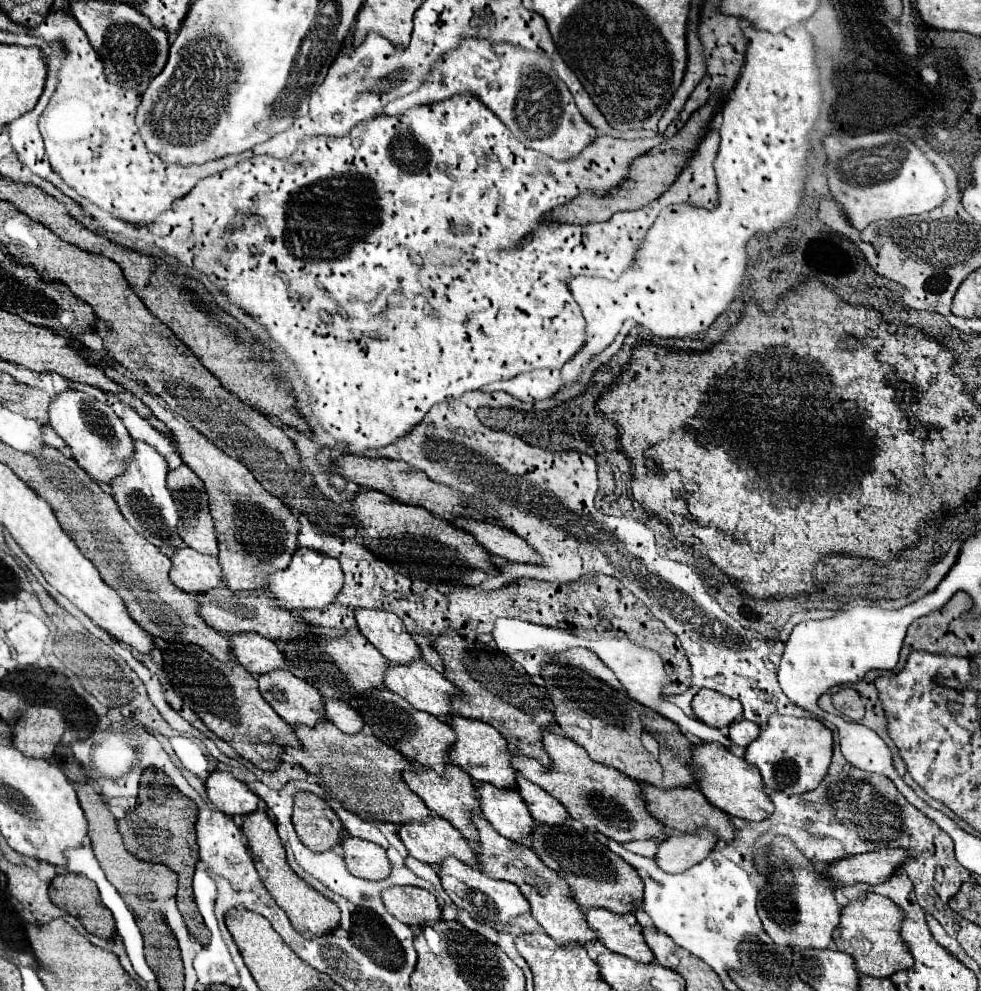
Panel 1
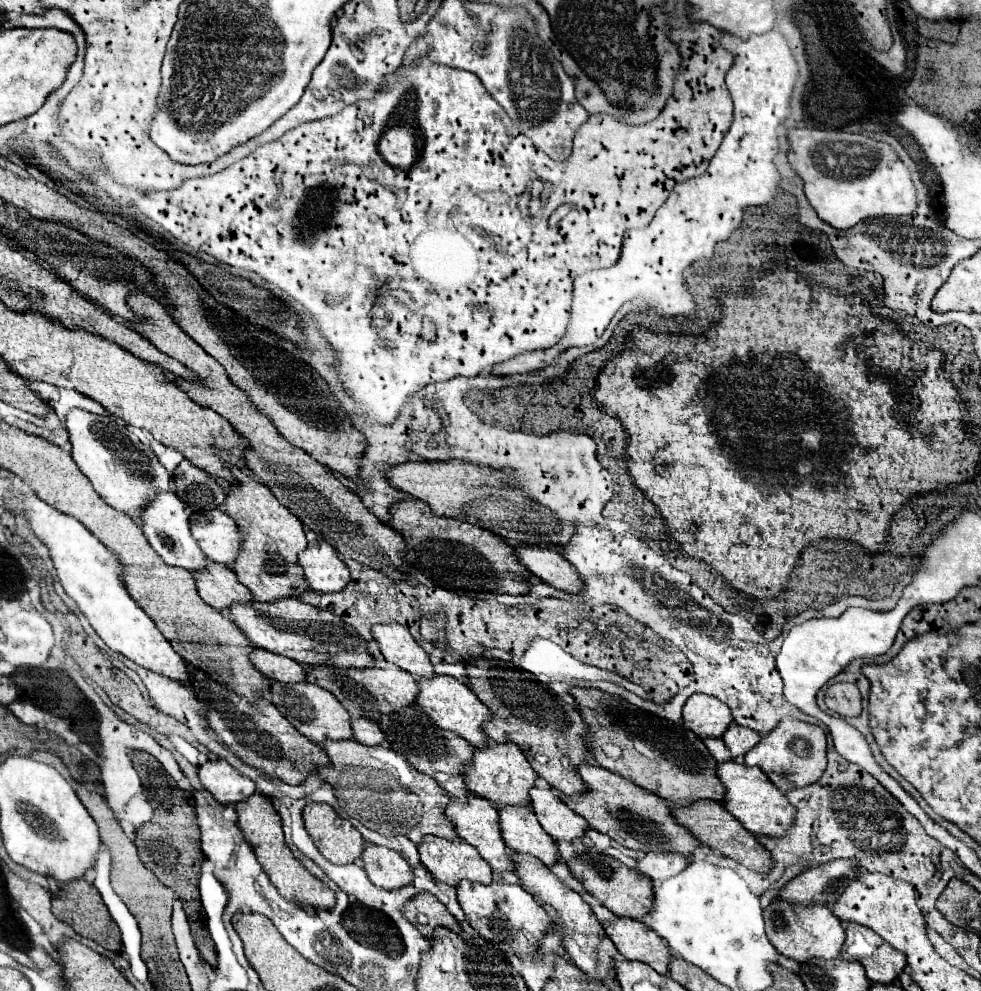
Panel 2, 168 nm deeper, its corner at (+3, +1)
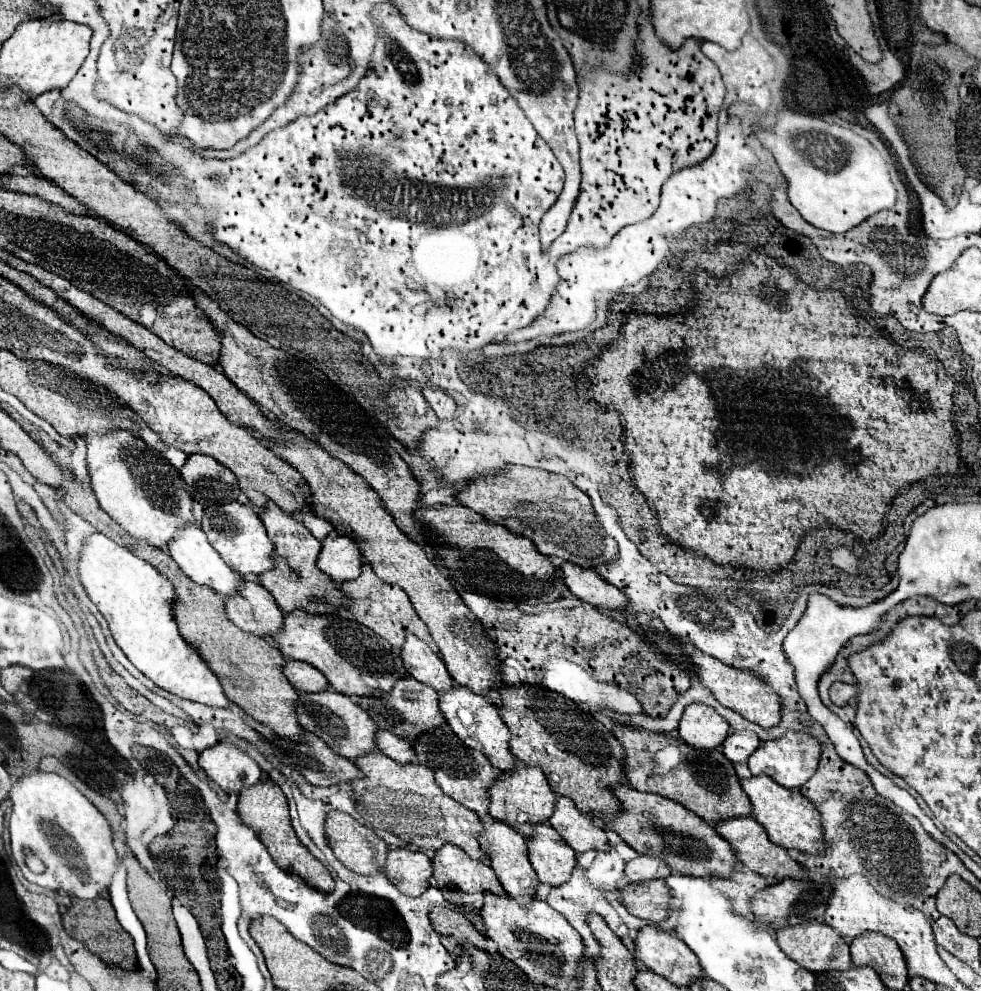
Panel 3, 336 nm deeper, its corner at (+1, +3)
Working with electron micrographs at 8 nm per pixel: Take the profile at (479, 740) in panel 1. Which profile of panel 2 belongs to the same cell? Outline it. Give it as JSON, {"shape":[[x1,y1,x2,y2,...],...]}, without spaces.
{"shape":[[488,740,484,748,474,748,474,762,466,766,468,770,462,774,468,790,476,796,488,798,496,802,496,806,512,806,512,804,528,804,528,790,534,786,534,780,538,774,528,764,526,756,520,752,520,748,514,742,498,744,494,740]]}

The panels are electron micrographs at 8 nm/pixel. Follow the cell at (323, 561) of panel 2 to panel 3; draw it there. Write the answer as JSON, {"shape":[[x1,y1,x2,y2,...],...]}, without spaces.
{"shape":[[336,530,332,532,334,538,328,536,322,542,322,554,318,556,318,566,336,584,342,584,346,580,358,578,362,568,362,552,358,542,354,542,350,536,342,536]]}

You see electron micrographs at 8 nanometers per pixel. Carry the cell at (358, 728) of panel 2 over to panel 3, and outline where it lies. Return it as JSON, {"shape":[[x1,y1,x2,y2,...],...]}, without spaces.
{"shape":[[378,732,378,748,382,754,394,758,396,762,400,764,412,764,416,762,414,760,414,748,410,746,408,740,402,740,400,736,396,734,390,734,390,732]]}

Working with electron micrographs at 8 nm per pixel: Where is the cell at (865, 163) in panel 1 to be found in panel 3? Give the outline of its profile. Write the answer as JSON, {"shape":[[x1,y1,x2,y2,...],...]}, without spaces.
{"shape":[[780,110,776,124,768,130,754,128,762,146,774,156,780,172,788,182,788,200,806,222,828,232,848,232,872,214,896,204,896,188,890,182,886,164,878,150,862,136,836,124,828,124,818,116,806,116,792,110]]}

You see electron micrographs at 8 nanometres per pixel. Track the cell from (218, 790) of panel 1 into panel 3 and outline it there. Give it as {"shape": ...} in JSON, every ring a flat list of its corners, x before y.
{"shape":[[228,740,200,752,198,764,228,794,238,794,242,788,260,780,260,766,240,746]]}

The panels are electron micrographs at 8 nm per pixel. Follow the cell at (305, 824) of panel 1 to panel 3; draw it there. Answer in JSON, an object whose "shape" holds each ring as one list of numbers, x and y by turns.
{"shape":[[334,812,326,820,326,836,336,858,352,872,376,874,386,866,388,844,344,812]]}

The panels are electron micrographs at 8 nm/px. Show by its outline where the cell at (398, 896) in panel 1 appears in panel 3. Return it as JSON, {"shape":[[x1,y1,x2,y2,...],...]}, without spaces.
{"shape":[[434,910,430,914,434,930,442,936,442,944,452,952,460,952,462,946,472,944,480,950,488,948,486,938,474,928,474,924,458,910]]}

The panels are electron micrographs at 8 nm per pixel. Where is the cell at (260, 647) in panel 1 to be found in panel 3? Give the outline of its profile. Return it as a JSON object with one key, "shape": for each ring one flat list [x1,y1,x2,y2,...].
{"shape":[[290,660,284,666,284,674,288,682,300,692,324,692,330,688,326,676,320,670,316,670,310,664,298,662,298,660]]}

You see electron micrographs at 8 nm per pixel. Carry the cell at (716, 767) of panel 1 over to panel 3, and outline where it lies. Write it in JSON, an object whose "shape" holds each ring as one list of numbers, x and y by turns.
{"shape":[[764,774,740,780,740,784,748,794,748,798,752,800,756,822,764,826,772,842,776,842,782,848,792,848,808,854,822,854,826,850,820,814,816,806,800,794,800,790,786,790,784,786,778,786,772,778,766,778]]}

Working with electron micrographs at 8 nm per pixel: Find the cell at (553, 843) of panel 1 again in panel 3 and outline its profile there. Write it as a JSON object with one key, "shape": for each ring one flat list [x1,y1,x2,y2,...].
{"shape":[[664,880,630,884,622,890,622,904,630,914,660,924,670,912,670,888]]}

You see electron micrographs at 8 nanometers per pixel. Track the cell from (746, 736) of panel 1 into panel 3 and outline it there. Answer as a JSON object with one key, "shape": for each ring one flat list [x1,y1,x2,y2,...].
{"shape":[[740,730,740,732,732,732,724,744,722,744,722,752,724,756,738,764,738,762,746,762,750,758,750,754,760,746,760,740,754,732,750,730]]}

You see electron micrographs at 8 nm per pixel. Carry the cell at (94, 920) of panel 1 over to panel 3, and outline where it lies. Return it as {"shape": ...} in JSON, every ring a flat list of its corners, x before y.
{"shape":[[72,898,72,906,62,916,62,924,70,938,82,942,92,954,102,958,106,964,118,966,126,972,134,972,138,968,138,958,136,958,132,936,120,926,120,922,116,920,116,912,108,900,98,898,98,902,86,902,80,898]]}

